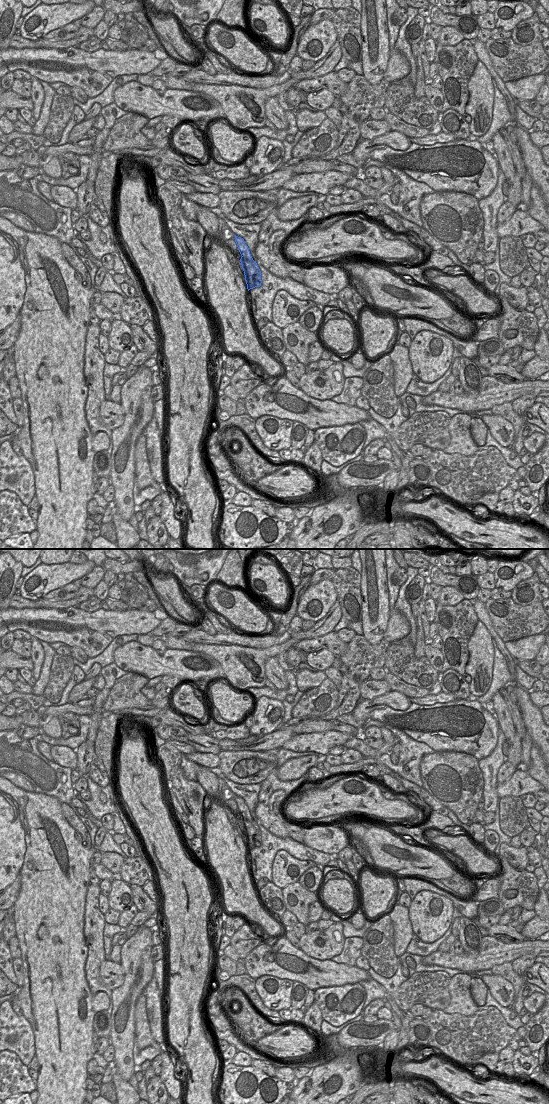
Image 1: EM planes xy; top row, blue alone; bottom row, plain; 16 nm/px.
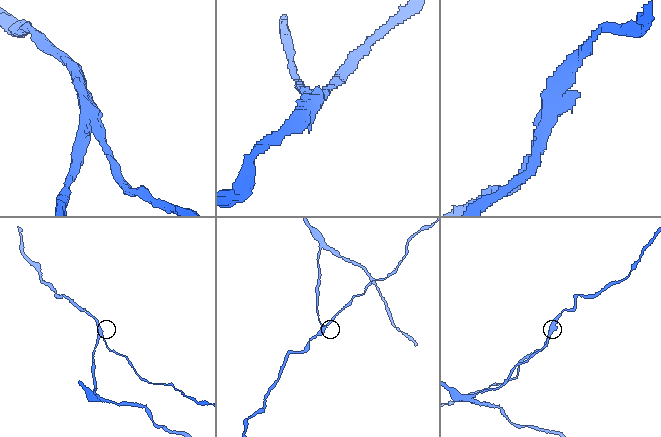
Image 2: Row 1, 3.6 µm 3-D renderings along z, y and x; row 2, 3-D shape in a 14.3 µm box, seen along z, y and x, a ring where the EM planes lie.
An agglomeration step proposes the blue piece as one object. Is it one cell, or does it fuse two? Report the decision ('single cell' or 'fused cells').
fused cells

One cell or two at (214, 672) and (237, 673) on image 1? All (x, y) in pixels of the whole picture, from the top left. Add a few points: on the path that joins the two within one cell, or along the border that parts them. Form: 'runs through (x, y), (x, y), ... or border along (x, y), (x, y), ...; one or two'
border along (208, 654), (219, 664), (225, 679); two

